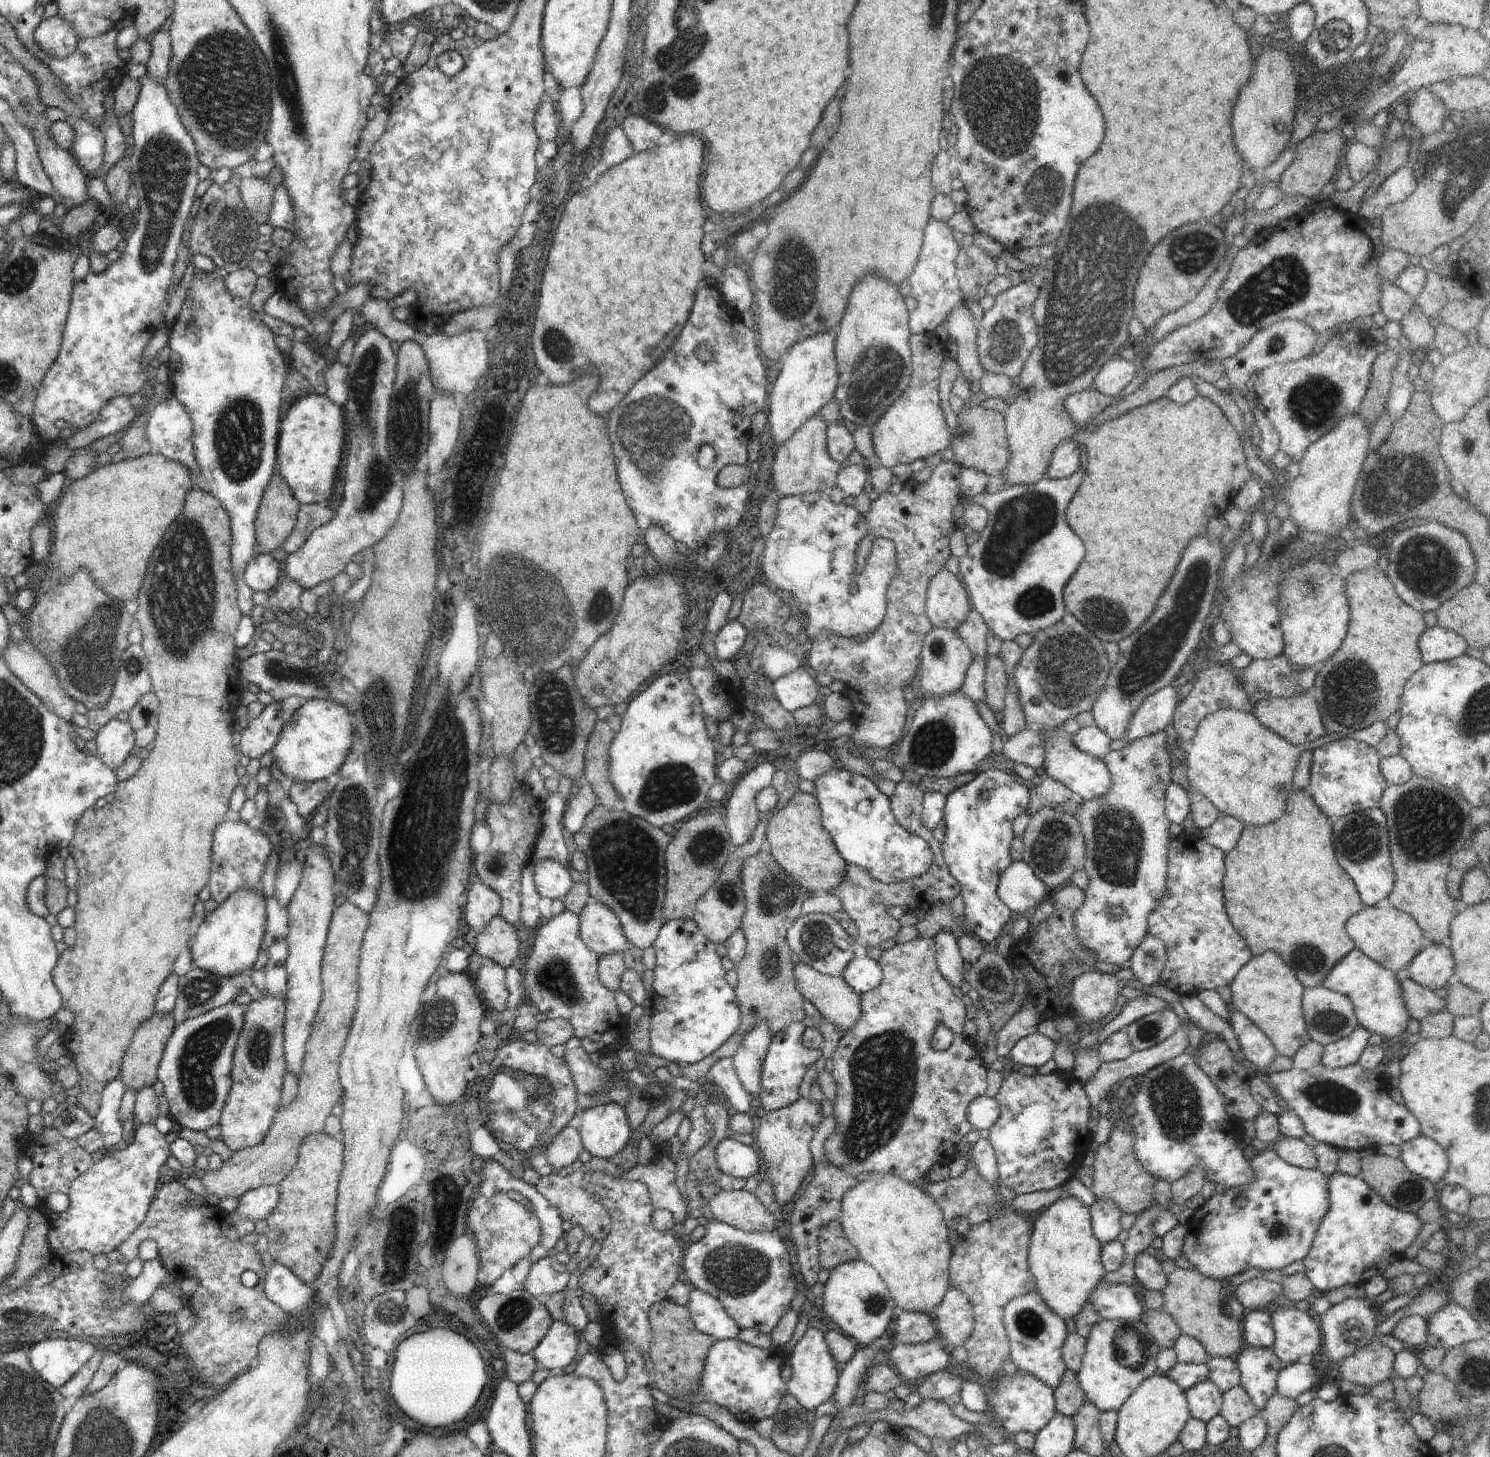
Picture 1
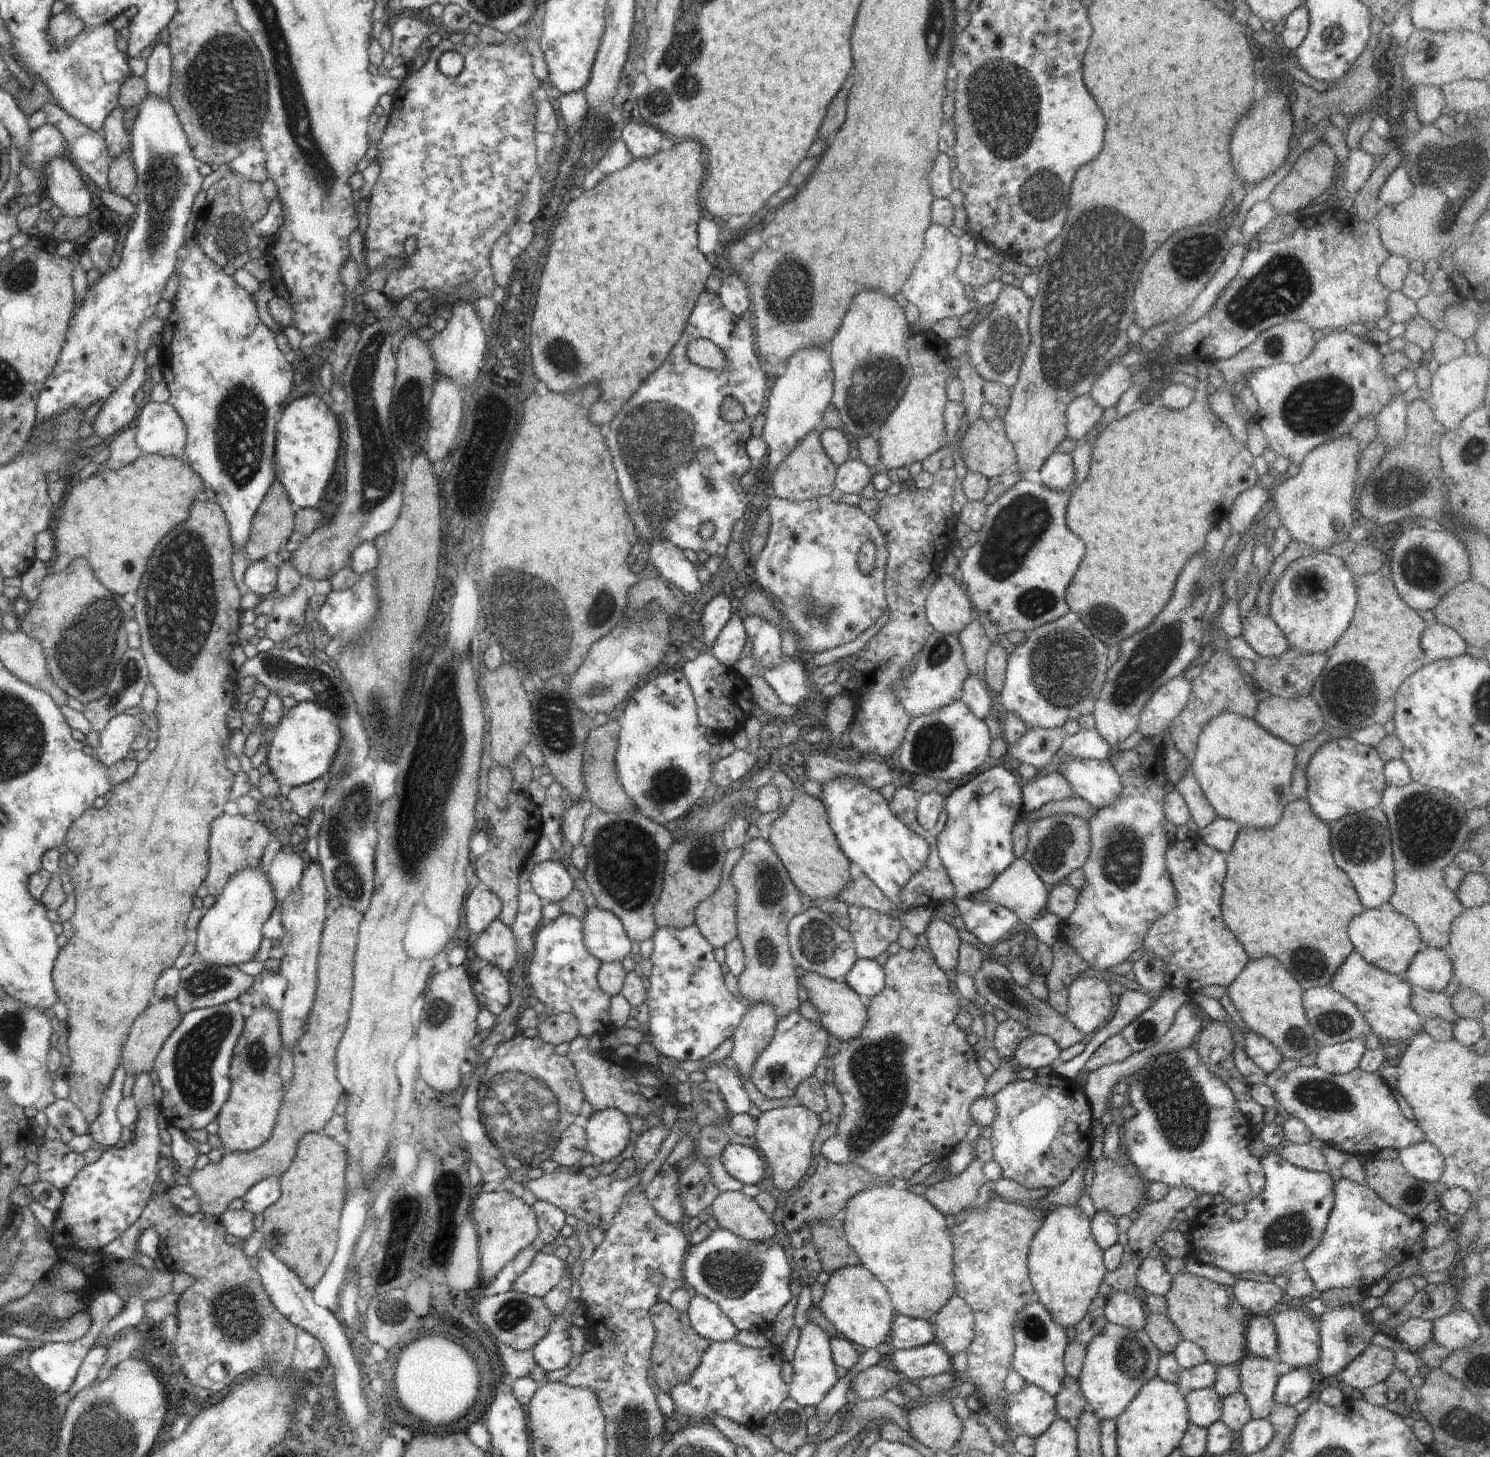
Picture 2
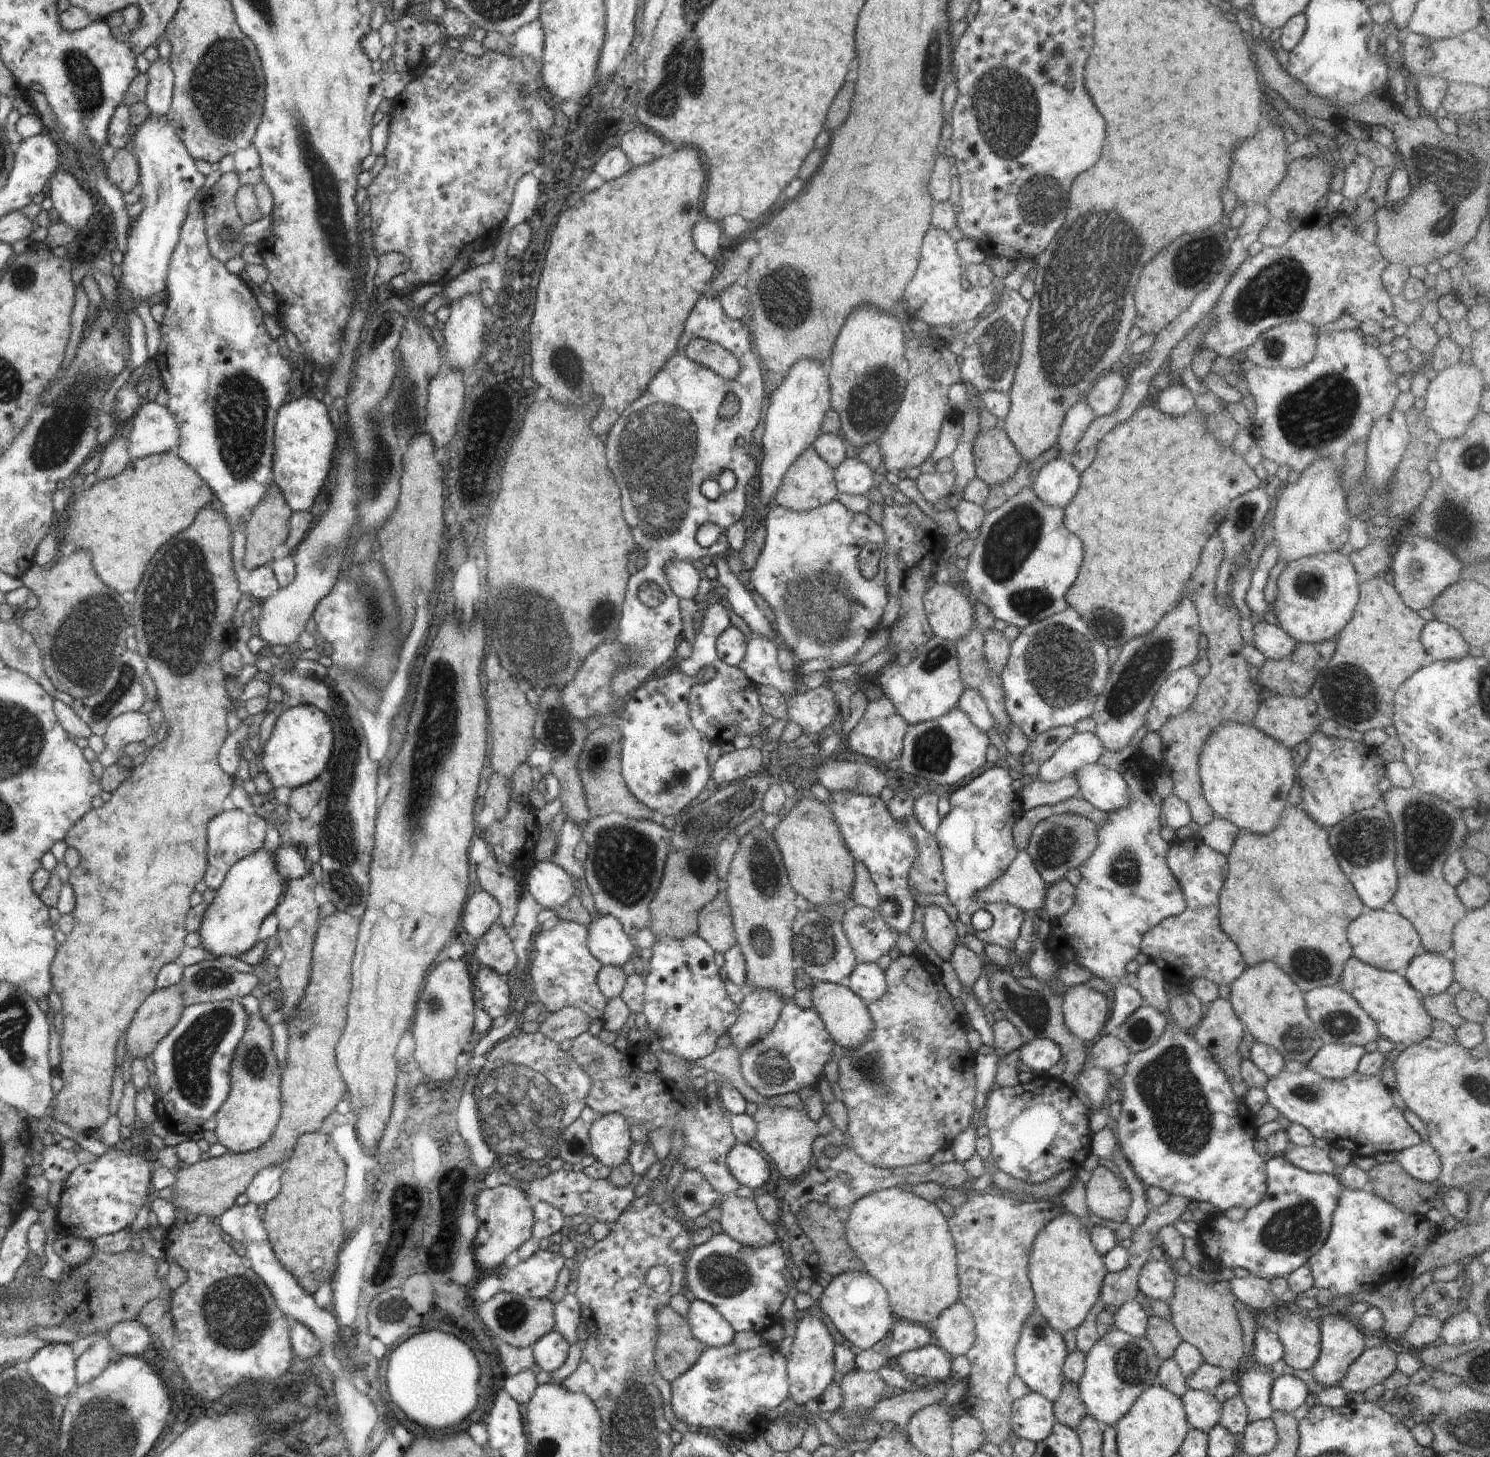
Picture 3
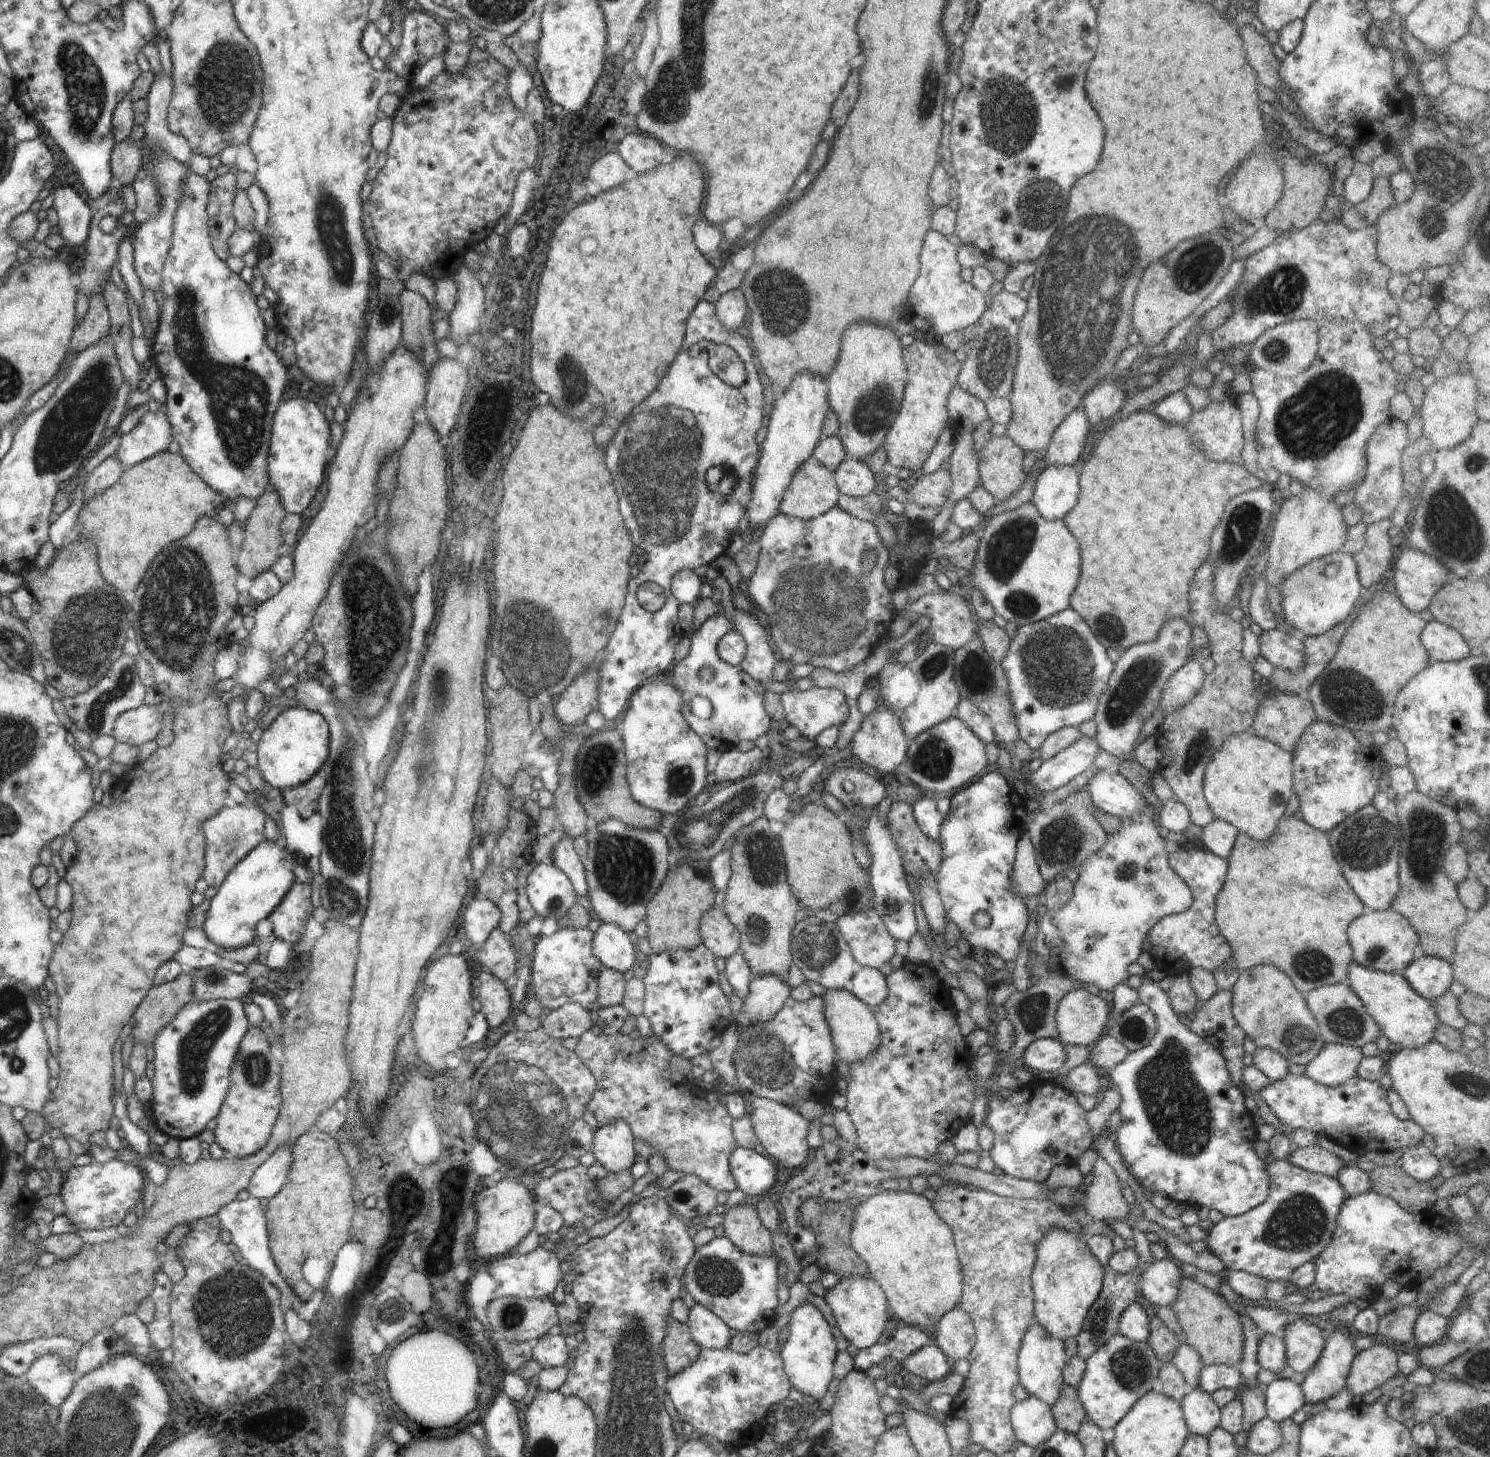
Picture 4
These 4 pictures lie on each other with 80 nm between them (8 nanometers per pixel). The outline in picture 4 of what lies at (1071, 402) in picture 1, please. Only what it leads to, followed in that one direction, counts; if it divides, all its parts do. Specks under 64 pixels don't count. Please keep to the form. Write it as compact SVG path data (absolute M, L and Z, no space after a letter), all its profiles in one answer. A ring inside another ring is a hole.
M1081 409L1070 412L1058 426L1046 450L1046 468L1050 466L1073 466L1082 455L1089 434L1090 424Z

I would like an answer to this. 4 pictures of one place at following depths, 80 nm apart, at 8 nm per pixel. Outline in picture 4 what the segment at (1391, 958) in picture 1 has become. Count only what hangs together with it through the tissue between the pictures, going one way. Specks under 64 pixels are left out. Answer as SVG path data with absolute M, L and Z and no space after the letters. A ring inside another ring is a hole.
M1392 909L1386 911L1371 911L1356 918L1348 926L1348 941L1353 949L1353 961L1358 966L1364 966L1368 970L1400 974L1416 958L1422 957L1423 952L1419 947L1418 934L1408 924L1404 916Z

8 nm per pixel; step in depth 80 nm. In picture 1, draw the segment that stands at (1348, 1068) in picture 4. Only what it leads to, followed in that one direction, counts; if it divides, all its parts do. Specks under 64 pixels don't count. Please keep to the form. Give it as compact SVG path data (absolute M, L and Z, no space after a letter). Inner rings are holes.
M1358 1025L1352 1034L1323 1046L1321 1063L1335 1069L1359 1062L1364 1047L1369 1043L1371 1032Z

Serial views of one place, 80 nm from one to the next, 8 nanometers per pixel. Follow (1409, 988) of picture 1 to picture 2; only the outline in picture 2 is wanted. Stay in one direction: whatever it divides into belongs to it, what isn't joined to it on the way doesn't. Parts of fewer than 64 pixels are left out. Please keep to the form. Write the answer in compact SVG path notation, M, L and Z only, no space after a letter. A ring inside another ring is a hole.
M1412 987L1410 1006L1422 1020L1440 1017L1452 1024L1459 1019L1451 1005L1451 1000L1443 992L1433 993Z

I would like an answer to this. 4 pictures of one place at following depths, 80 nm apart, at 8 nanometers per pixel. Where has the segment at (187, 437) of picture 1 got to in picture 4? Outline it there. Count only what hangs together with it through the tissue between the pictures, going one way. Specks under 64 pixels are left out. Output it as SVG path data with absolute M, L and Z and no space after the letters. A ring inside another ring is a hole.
M146 412L138 425L122 436L116 456L123 470L128 470L148 458L174 448L172 426L166 414Z

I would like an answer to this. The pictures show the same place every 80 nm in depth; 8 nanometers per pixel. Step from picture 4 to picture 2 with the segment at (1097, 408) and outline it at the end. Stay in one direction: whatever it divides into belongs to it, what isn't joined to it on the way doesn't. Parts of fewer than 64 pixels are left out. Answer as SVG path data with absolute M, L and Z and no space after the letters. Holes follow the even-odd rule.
M1118 359L1094 381L1089 394L1105 410L1118 404L1120 397L1131 387L1131 370Z

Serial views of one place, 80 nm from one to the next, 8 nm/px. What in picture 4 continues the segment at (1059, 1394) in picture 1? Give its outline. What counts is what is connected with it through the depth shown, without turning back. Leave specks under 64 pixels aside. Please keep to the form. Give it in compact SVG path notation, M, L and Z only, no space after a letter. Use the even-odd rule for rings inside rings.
M1063 1385L1059 1400L1051 1408L1058 1429L1076 1435L1080 1426L1088 1420L1087 1413L1079 1402L1077 1388Z

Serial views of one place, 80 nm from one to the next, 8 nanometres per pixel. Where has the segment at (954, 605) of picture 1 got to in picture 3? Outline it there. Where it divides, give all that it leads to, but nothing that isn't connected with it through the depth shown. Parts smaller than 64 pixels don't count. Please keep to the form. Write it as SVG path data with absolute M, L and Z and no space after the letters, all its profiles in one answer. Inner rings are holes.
M934 584L922 598L924 613L933 636L954 644L964 638L975 622L972 603L970 598L966 598L952 584Z

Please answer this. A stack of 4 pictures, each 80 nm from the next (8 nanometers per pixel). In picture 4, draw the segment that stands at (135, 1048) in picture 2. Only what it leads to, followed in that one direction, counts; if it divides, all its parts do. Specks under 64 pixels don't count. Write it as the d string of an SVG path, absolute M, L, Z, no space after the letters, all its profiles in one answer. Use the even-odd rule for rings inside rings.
M184 970L178 978L162 985L154 985L133 1014L132 1040L134 1045L153 1042L156 1035L174 1020L179 1010L195 1001L192 971Z

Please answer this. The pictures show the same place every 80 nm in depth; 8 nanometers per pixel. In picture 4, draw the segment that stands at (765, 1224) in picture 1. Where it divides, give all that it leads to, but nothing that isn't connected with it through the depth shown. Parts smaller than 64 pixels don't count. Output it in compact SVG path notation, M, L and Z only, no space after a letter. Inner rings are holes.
M738 1204L724 1214L724 1233L726 1238L750 1256L772 1256L772 1234L764 1228L752 1205Z

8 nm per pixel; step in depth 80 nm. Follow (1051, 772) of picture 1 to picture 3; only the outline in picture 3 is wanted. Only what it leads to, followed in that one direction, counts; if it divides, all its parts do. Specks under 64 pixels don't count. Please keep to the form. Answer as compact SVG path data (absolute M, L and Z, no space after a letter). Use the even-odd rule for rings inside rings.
M1103 761L1074 771L1080 796L1102 812L1111 813L1130 802L1129 788L1120 771L1107 767Z

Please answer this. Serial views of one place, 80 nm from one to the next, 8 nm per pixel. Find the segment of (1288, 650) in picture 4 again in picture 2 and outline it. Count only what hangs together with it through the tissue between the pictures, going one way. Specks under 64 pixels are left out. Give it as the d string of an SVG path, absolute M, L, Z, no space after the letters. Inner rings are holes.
M1254 607L1240 622L1241 637L1259 657L1274 658L1290 649L1284 633L1269 614L1264 615Z

